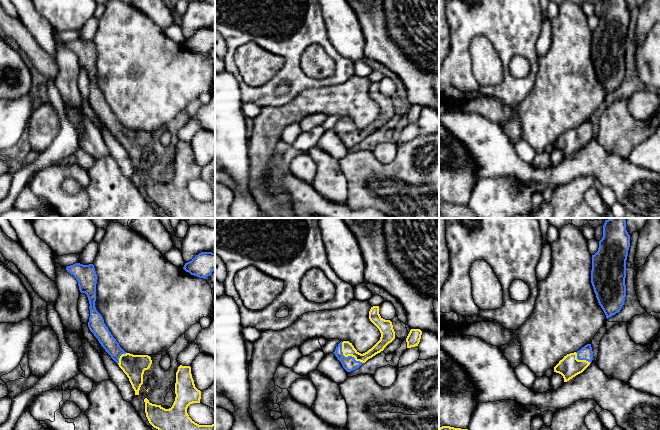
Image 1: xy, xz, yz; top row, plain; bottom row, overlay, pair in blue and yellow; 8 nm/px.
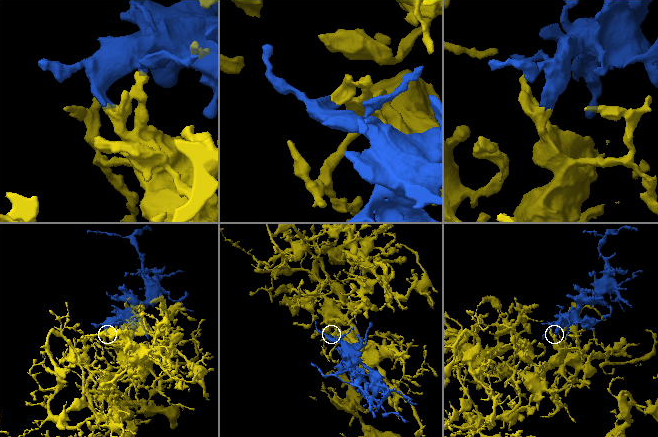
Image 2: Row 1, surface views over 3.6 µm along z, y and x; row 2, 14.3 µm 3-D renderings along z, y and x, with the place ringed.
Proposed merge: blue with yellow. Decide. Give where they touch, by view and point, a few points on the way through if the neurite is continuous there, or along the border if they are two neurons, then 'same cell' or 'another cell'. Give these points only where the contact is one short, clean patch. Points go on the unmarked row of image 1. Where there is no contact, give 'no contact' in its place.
xz (348, 132) | across xz (349, 139), (348, 132), (348, 125) | same cell

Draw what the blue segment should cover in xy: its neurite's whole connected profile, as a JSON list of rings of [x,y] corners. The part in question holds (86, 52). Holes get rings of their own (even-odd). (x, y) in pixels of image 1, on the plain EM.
[[[75,39],[67,42],[66,46],[78,57],[80,68],[85,69],[88,73],[90,80],[88,103],[90,107],[127,151],[135,167],[135,171],[139,171],[140,163],[143,160],[144,147],[148,146],[152,140],[151,133],[148,131],[133,131],[125,128],[104,99],[102,91],[95,83],[97,50],[94,41]]]

